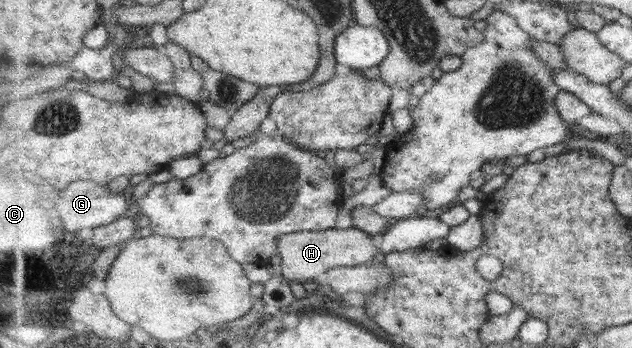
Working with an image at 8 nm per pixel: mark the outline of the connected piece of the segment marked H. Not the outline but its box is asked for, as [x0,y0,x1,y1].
[277,226,379,283]

